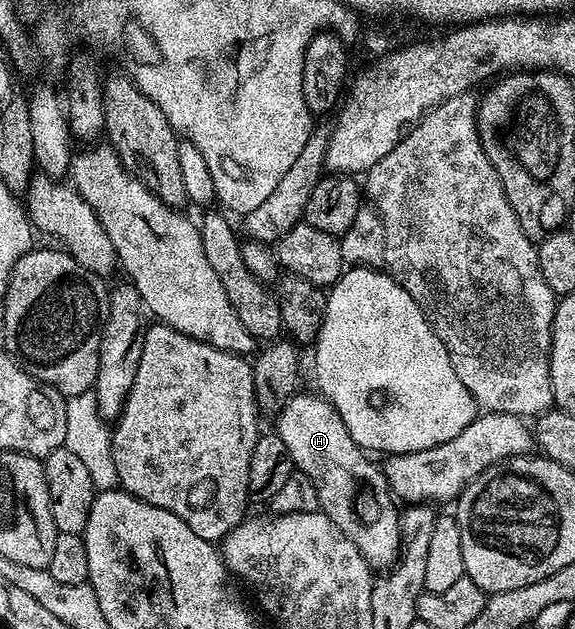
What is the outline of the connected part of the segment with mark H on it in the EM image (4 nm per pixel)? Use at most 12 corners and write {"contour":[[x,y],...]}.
{"contour":[[324,396],[275,418],[320,513],[374,571],[401,552],[384,469]]}

